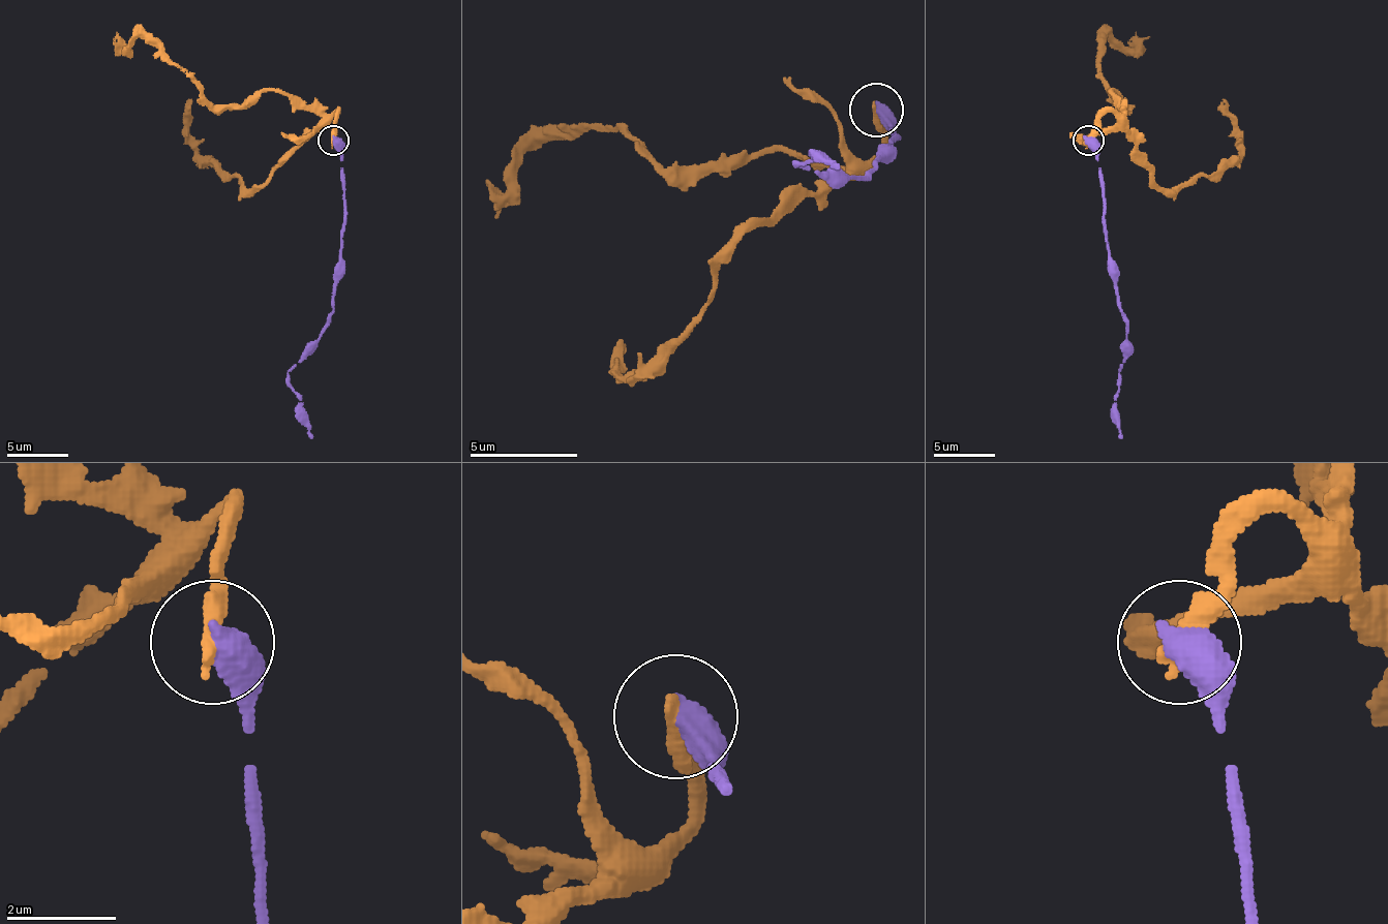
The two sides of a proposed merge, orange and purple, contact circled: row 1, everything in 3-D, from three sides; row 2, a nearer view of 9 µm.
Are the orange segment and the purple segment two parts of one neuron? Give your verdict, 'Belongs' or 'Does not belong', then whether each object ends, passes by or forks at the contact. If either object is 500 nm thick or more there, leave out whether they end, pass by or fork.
Does not belong

